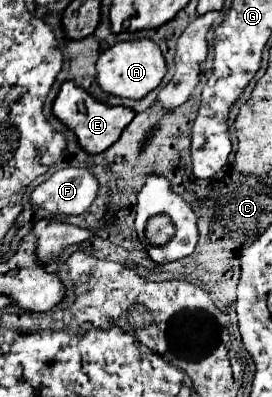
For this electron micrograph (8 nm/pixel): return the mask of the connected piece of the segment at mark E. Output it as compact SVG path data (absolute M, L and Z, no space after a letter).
M65 81L61 85L61 91L55 99L55 105L53 105L53 113L71 129L75 131L75 135L79 137L79 143L81 147L87 151L87 153L101 153L105 151L107 147L111 147L121 131L131 123L131 119L135 117L135 111L129 109L129 107L123 107L123 105L117 105L117 107L109 107L101 101L97 101L95 97L91 97L83 87L77 87L73 81Z

